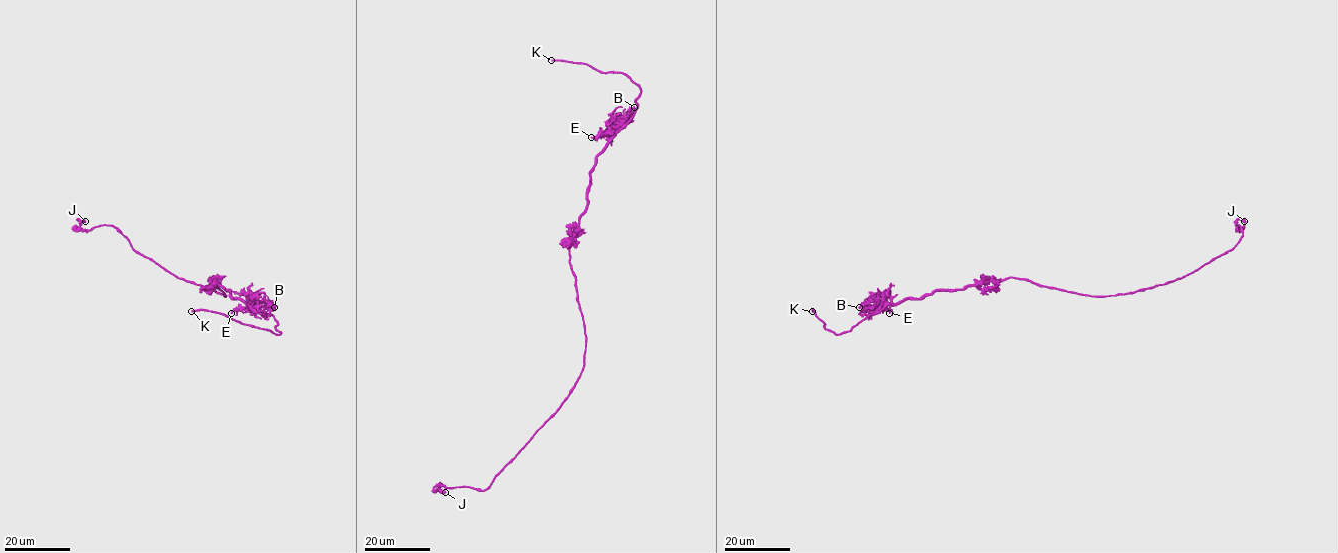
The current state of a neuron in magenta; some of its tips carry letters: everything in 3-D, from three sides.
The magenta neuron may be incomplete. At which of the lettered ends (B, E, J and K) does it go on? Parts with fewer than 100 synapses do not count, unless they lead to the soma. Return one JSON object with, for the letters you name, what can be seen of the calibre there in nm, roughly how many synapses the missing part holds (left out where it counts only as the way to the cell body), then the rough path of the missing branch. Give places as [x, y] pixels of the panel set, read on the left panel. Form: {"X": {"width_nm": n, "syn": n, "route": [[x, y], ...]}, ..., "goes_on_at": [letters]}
{"K": {"width_nm": 220, "route": [[191, 311], [172, 316]]}, "goes_on_at": ["K"]}

